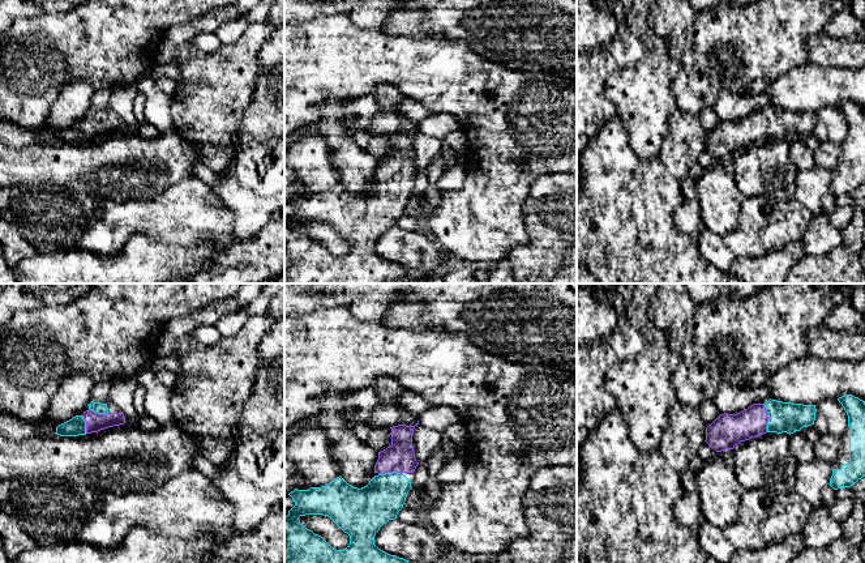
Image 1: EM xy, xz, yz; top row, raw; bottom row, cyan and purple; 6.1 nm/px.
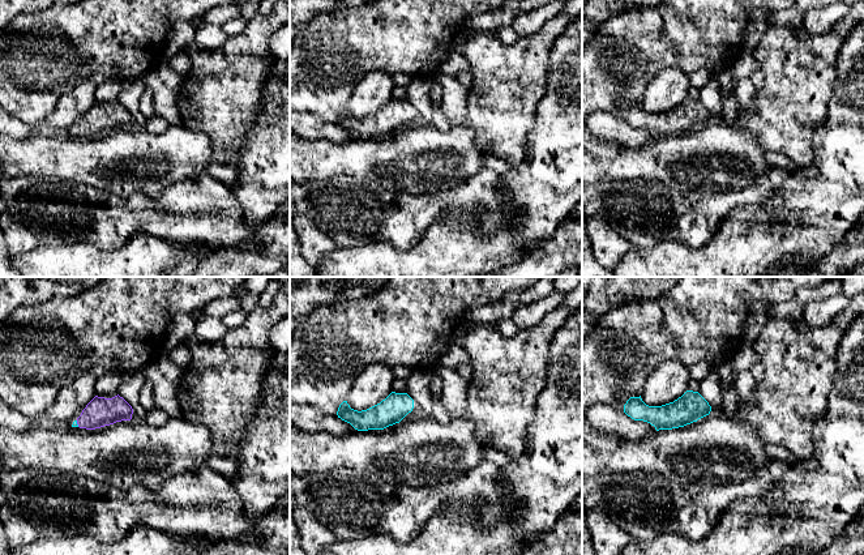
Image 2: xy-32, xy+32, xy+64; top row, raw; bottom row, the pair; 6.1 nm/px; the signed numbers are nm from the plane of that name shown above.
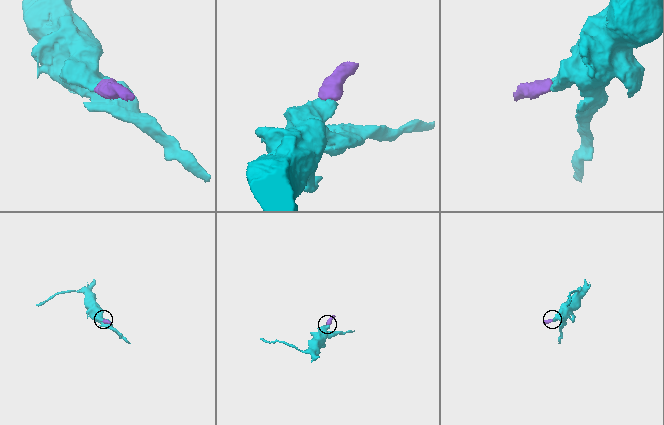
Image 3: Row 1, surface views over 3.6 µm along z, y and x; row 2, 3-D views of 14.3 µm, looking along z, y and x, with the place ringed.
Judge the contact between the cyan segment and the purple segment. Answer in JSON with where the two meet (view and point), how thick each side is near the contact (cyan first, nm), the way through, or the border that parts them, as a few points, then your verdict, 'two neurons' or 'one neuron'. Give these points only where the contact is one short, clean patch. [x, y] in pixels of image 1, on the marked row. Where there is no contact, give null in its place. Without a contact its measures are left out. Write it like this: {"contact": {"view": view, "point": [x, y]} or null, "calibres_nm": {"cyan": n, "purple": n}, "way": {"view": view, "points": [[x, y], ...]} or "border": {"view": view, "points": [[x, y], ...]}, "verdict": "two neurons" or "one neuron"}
{"contact": {"view": "yz", "point": [769, 418]}, "calibres_nm": {"cyan": 190, "purple": 190}, "way": {"view": "yz", "points": [[783, 417], [769, 418], [758, 418], [729, 429]]}, "verdict": "one neuron"}

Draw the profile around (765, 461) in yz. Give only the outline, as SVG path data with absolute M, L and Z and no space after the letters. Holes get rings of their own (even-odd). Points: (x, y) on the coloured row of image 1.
M766 432L733 448L736 481L745 491L765 489L795 491L797 460L791 452L791 435Z

